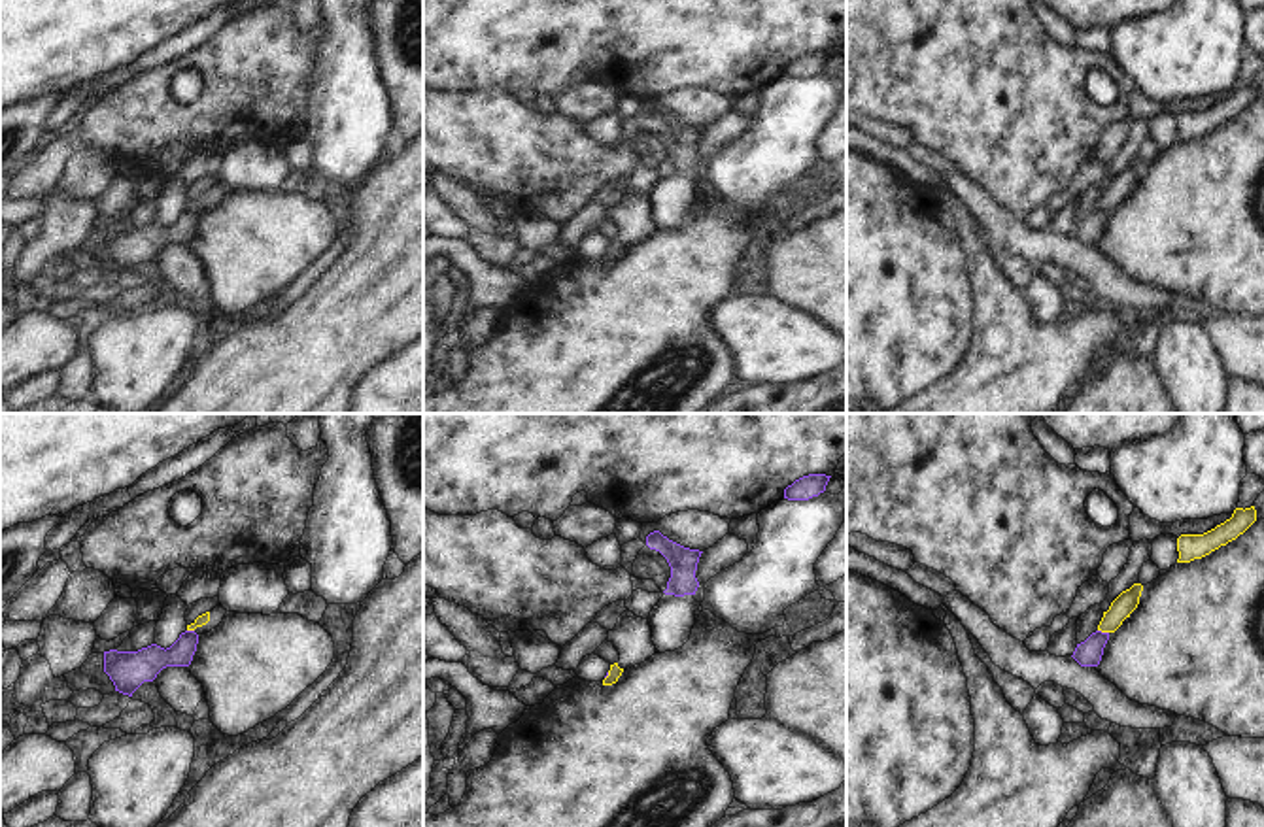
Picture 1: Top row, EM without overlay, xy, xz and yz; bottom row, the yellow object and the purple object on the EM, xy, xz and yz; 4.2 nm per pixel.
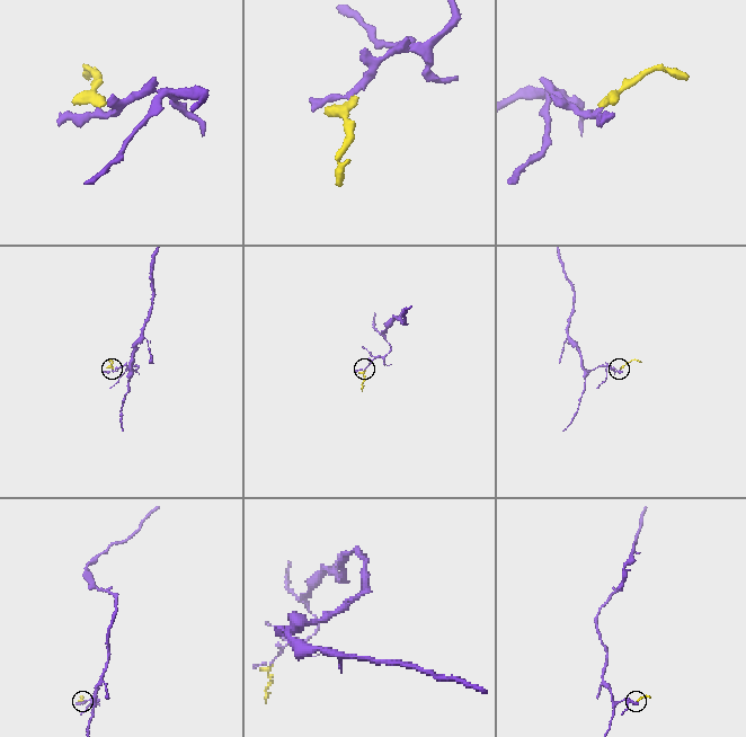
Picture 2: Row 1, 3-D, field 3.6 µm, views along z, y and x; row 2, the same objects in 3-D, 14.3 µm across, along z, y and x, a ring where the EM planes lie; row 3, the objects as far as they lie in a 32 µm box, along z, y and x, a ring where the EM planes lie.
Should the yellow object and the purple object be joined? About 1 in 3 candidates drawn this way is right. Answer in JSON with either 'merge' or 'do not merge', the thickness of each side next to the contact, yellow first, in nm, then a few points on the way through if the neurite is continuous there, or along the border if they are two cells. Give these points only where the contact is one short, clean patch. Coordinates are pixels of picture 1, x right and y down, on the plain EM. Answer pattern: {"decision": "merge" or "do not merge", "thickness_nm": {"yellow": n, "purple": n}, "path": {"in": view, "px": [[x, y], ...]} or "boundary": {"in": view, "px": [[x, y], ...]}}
{"decision": "do not merge", "thickness_nm": {"yellow": 90, "purple": 110}, "boundary": {"in": "yz", "px": [[1098, 206], [1108, 210]]}}

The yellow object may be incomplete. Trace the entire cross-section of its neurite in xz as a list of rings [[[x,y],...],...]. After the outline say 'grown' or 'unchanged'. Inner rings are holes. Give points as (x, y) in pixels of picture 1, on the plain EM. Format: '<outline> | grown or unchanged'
[[[625,187],[612,208],[608,208],[608,219],[620,230],[620,238],[610,242],[608,253],[603,262],[612,262],[618,259],[625,245],[644,240],[656,230],[652,219],[652,204],[648,196],[637,194],[633,189]]] | grown

